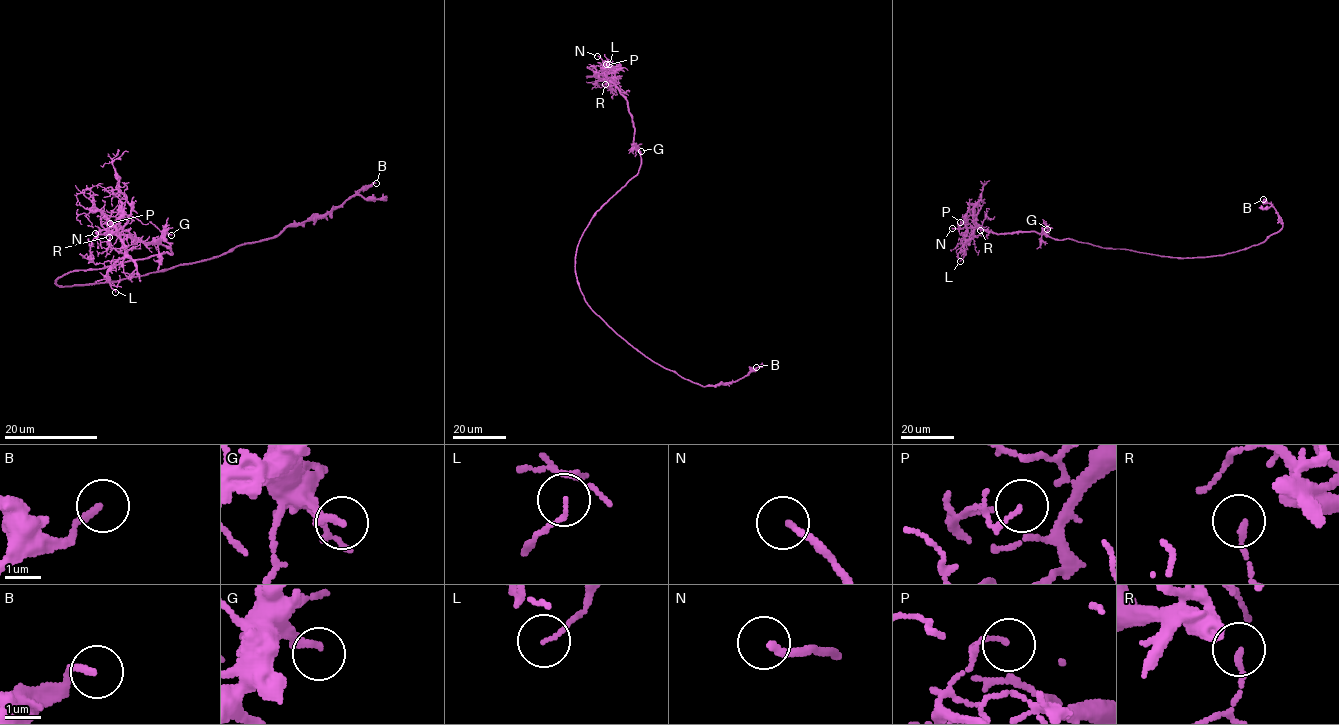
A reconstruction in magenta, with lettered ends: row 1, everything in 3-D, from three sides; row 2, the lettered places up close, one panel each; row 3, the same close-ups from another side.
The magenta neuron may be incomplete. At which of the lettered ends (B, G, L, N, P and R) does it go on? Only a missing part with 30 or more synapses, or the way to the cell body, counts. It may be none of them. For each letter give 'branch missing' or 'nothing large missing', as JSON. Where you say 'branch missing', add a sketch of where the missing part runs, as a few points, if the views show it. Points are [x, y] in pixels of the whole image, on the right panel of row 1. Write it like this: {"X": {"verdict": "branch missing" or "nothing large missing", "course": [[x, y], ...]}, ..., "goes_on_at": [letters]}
{"B": {"verdict": "nothing large missing"}, "G": {"verdict": "nothing large missing"}, "L": {"verdict": "nothing large missing"}, "N": {"verdict": "branch missing", "course": [[952, 228], [946, 225], [950, 205], [937, 143], [929, 130], [921, 138]]}, "P": {"verdict": "nothing large missing"}, "R": {"verdict": "nothing large missing"}, "goes_on_at": ["N"]}

